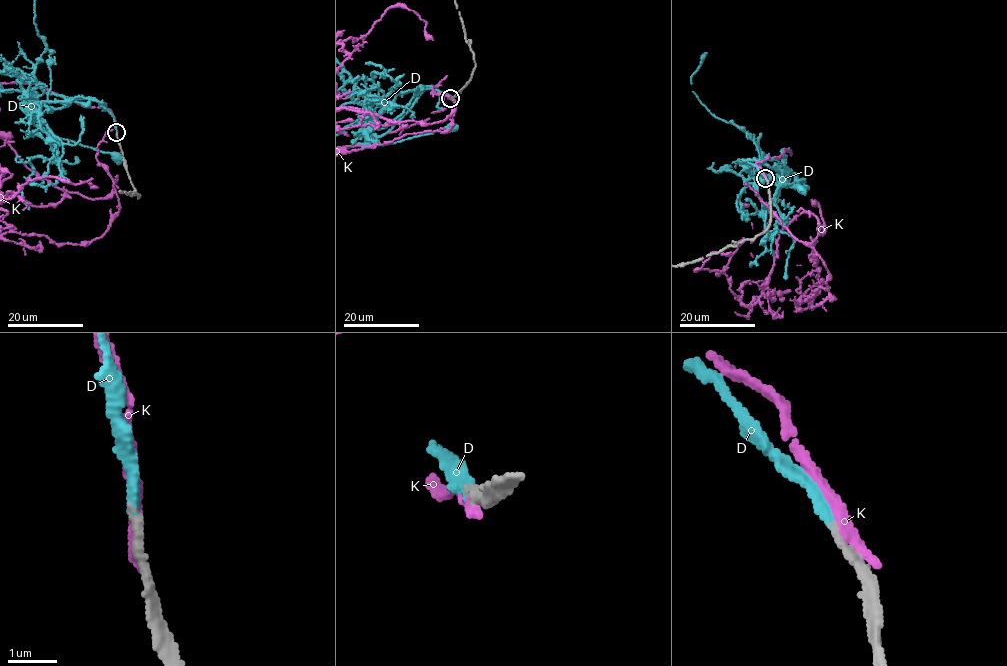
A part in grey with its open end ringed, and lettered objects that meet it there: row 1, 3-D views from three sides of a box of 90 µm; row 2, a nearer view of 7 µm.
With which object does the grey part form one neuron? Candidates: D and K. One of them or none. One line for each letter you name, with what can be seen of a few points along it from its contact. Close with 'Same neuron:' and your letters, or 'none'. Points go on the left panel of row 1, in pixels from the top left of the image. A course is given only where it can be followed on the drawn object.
Same neuron: D

